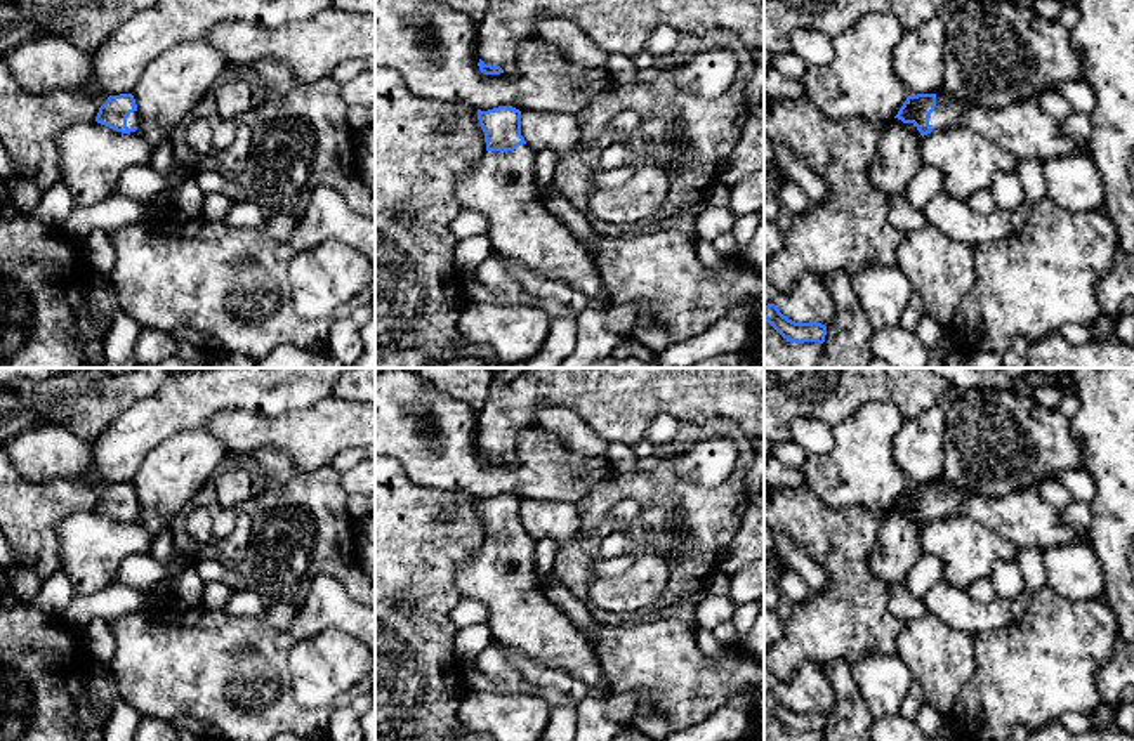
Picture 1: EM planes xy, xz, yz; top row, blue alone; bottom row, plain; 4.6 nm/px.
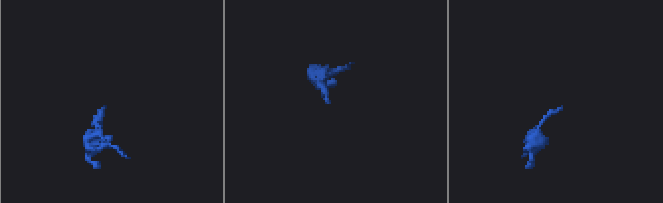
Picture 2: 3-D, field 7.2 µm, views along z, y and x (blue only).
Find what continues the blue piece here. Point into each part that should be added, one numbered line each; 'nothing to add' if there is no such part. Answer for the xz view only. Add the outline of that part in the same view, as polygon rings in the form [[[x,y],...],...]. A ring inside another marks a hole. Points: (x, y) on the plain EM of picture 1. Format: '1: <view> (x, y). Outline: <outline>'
1: xz (501, 575). Outline: [[[528,533],[514,540],[485,540],[481,548],[464,561],[457,573],[457,587],[465,597],[481,600],[488,613],[493,642],[514,647],[551,670],[563,670],[583,682],[587,689],[606,689],[603,666],[590,642],[573,626],[537,585],[535,541]]]

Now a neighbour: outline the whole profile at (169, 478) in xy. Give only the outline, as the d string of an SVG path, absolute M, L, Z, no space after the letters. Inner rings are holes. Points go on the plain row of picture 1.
M203 425L179 430L151 449L132 481L141 505L137 519L151 538L156 538L160 529L170 528L175 514L189 508L189 502L196 496L198 489L214 477L224 455L224 444Z

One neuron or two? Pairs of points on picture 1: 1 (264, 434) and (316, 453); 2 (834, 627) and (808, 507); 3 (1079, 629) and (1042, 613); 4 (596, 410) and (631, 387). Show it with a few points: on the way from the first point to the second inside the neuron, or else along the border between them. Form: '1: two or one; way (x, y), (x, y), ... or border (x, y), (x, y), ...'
1: one; way (276, 434), (297, 434), (304, 441)
2: one; way (843, 597), (843, 550), (829, 537)
3: one; way (1070, 629), (1058, 629), (1051, 622)
4: one; way (605, 401), (622, 387)

